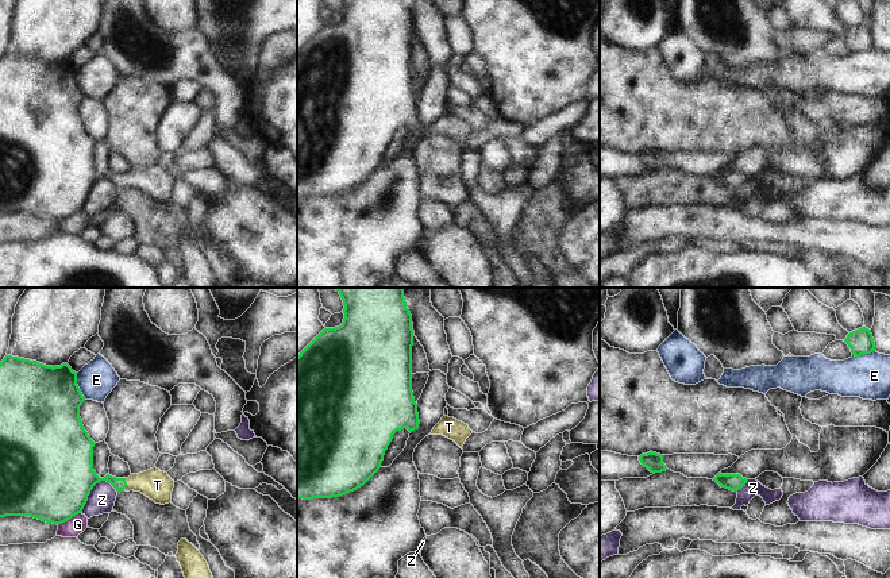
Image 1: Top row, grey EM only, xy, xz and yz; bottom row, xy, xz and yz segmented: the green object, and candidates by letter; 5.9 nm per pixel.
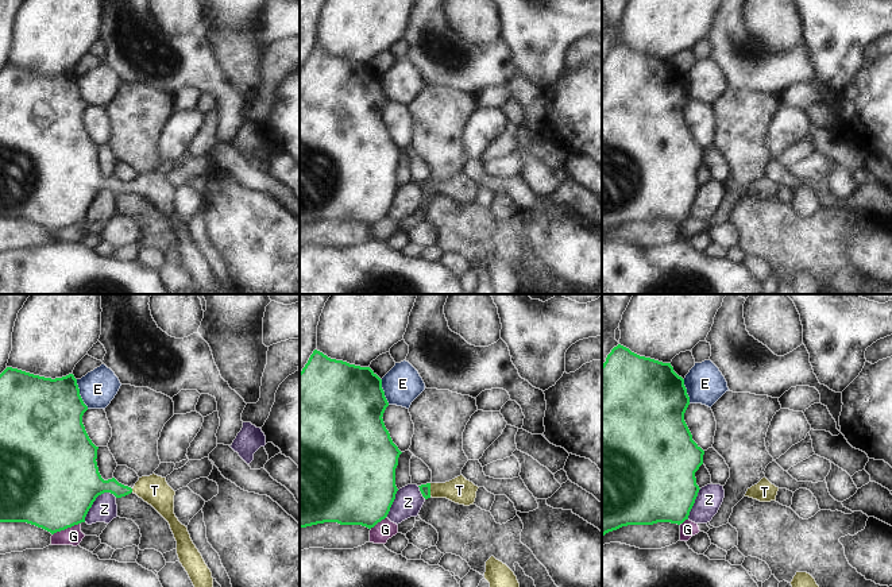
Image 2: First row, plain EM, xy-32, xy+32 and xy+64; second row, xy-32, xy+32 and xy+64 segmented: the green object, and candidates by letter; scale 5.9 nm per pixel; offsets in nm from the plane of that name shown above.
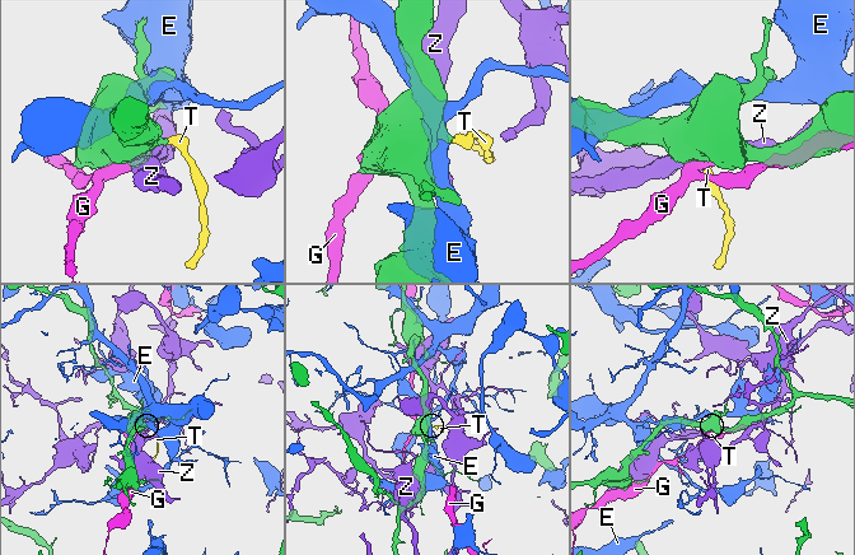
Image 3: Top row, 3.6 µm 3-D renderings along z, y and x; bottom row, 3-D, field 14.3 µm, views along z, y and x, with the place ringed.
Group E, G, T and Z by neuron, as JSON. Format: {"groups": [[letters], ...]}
{"groups": [["E"], ["G"], ["T"], ["Z"]]}

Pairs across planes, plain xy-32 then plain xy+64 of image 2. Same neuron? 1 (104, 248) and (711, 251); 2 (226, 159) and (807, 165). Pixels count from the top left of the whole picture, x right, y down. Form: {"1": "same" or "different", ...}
{"1": "same", "2": "different"}

